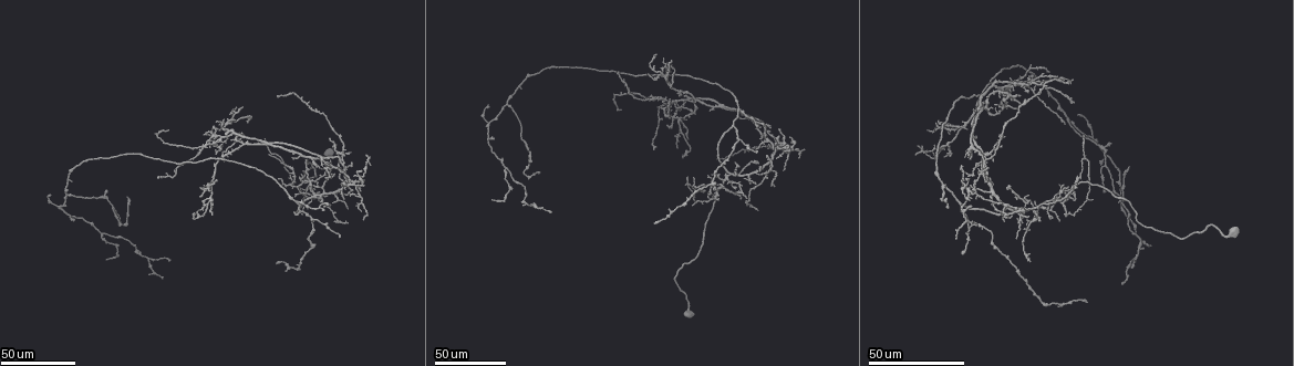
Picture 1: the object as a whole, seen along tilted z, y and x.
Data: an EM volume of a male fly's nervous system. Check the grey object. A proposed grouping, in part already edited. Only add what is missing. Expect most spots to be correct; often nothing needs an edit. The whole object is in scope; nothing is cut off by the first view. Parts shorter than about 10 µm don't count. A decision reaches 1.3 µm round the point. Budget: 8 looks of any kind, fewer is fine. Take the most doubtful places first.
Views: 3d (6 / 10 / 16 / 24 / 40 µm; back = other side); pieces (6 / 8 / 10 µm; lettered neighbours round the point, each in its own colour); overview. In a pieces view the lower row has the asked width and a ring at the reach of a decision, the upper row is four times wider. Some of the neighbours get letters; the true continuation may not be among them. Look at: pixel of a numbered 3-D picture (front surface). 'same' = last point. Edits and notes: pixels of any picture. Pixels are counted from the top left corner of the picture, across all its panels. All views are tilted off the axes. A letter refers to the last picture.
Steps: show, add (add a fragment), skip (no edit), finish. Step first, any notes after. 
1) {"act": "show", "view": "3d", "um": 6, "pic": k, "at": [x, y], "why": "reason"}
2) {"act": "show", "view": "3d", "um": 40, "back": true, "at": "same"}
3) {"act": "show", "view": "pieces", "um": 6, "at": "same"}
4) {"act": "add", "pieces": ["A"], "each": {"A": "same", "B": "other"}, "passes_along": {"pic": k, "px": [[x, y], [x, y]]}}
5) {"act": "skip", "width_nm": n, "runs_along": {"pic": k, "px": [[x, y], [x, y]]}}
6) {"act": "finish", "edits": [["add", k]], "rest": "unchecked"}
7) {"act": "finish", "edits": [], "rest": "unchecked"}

{"act": "show", "view": "3d", "um": 24, "pic": 1, "at": [1122, 283], "why": "end of a long branch"}

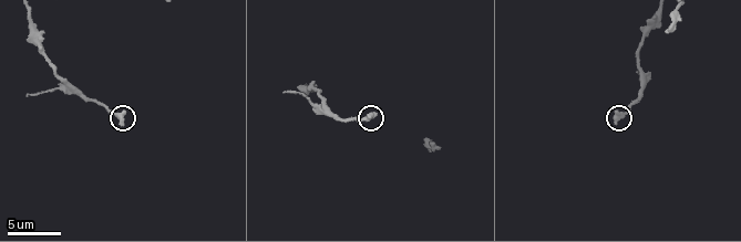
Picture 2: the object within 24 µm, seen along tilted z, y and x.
{"act": "show", "view": "pieces", "um": 8, "pic": 2, "at": [375, 113], "why": "see the neighbours"}

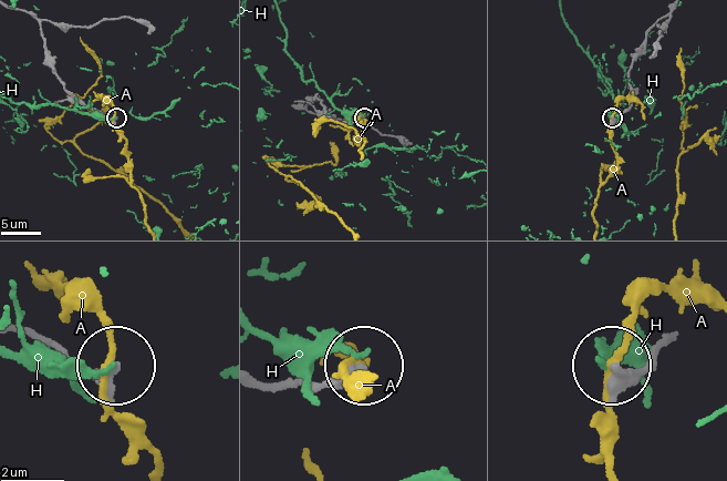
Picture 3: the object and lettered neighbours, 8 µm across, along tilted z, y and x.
{"act": "skip", "each": {"A": "other", "H": "other"}, "runs_along": {"pic": 3, "px": [[663, 340], [634, 374], [615, 366]]}, "found": "none of them fits"}

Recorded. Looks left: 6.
{"act": "show", "view": "3d", "um": 40, "pic": 1, "at": [1058, 77], "why": "tapers out"}

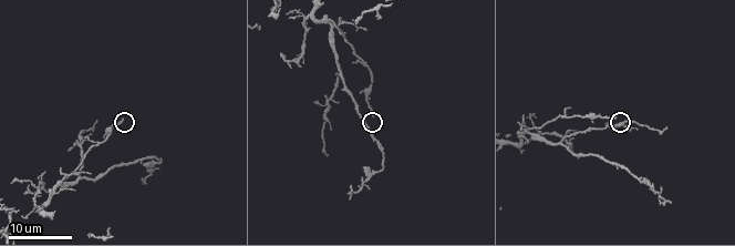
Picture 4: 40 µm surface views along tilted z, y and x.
{"act": "show", "view": "3d", "um": 6, "pic": 4, "at": [616, 118], "why": "closer look"}

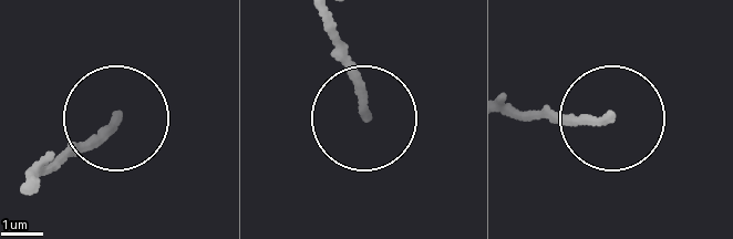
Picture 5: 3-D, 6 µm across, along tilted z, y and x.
{"act": "show", "view": "pieces", "um": 8, "pic": 5, "at": [115, 120]}

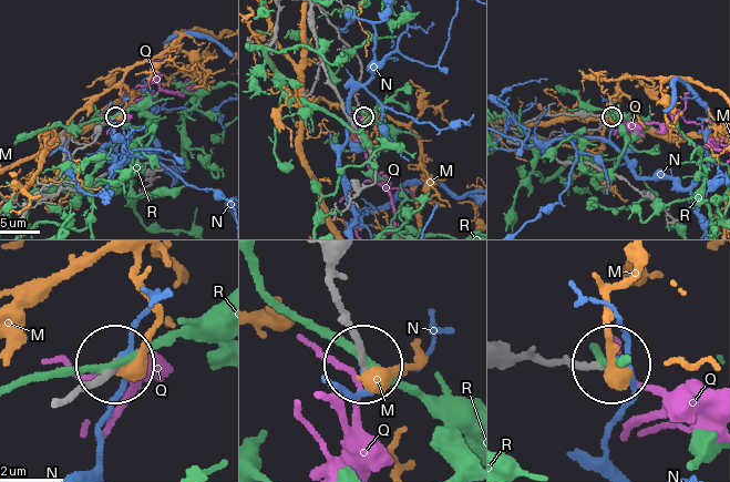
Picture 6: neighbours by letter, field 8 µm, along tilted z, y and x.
{"act": "skip", "each": {"M": "other", "N": "other", "Q": "other", "R": "other"}, "runs_along": {"pic": 6, "px": [[338, 262], [335, 299], [362, 361]]}, "found": "none of them fits"}

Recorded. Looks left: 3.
{"act": "show", "view": "3d", "um": 40, "pic": 1, "at": [654, 223], "why": "end of a long branch"}

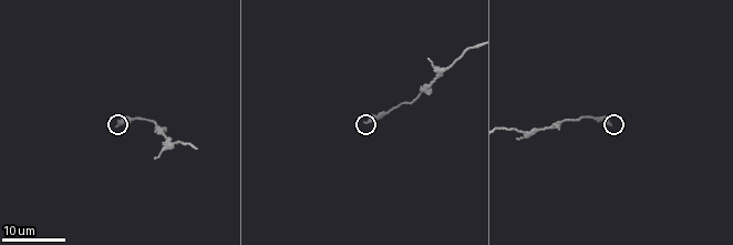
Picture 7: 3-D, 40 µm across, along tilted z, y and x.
{"act": "show", "view": "pieces", "um": 10, "pic": 7, "at": [612, 126], "why": "what lies round it"}

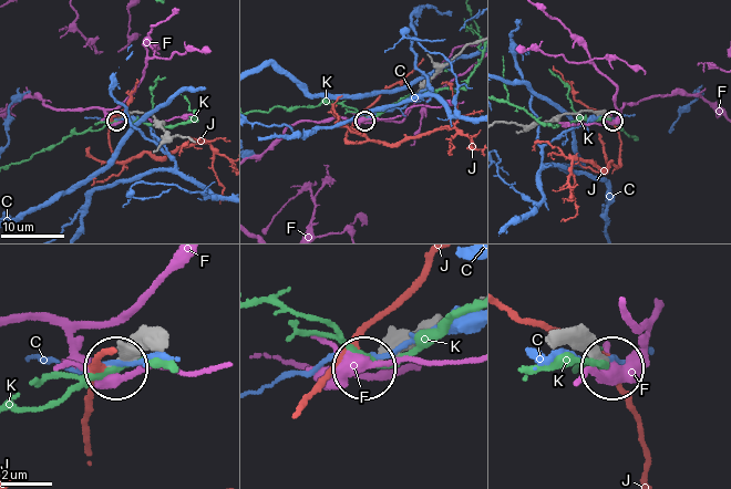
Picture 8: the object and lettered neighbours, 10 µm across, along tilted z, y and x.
{"act": "skip", "width_nm": 210, "each": {"C": "other", "F": "other", "J": "other", "K": "other"}, "found": "none of them fits"}

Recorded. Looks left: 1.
{"act": "finish", "edits": [], "rest": "unchecked"}

